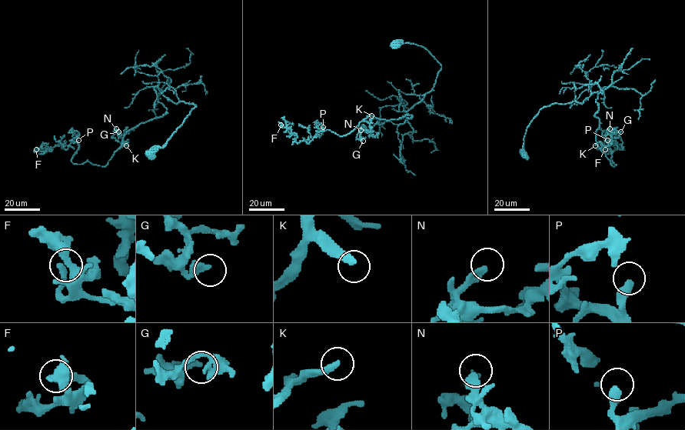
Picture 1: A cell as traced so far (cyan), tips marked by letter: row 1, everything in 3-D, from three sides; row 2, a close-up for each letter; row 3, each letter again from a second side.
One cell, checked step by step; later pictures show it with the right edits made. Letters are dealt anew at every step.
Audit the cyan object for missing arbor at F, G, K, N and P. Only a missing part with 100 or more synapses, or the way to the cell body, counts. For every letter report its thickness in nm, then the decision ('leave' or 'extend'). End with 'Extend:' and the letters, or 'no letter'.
F: 300 nm thick; leave
G: 340 nm thick; leave
K: 340 nm thick; extend
N: 380 nm thick; leave
P: 320 nm thick; leave
Extend: K

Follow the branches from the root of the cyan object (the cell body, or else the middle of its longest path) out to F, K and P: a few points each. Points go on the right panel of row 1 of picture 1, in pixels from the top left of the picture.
F: (524, 154), (540, 110), (594, 92), (596, 142), (615, 165), (608, 144), (623, 147), (605, 149)
K: (524, 154), (527, 128), (540, 110), (553, 103), (582, 103), (594, 92), (600, 121), (595, 145)
P: (524, 154), (527, 128), (540, 110), (582, 103), (594, 92), (596, 142), (614, 166), (607, 140)

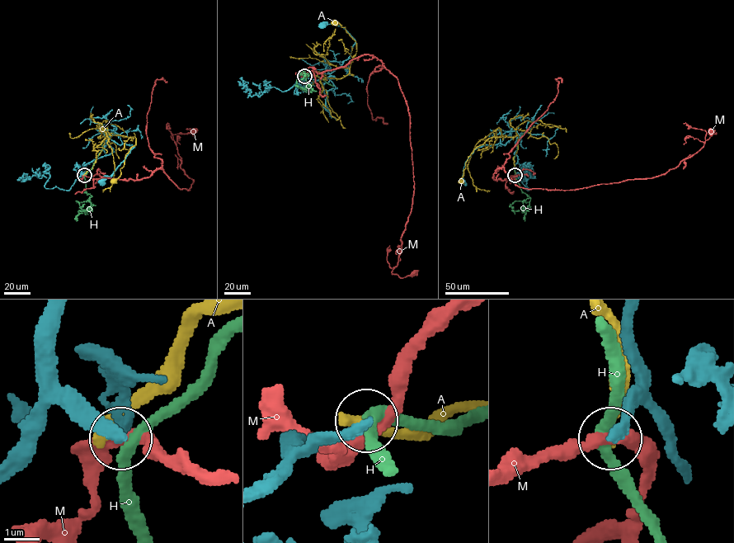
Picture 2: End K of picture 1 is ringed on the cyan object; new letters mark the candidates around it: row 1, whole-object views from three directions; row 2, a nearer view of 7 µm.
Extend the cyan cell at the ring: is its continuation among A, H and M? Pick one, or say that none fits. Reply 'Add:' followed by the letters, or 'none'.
Add: none

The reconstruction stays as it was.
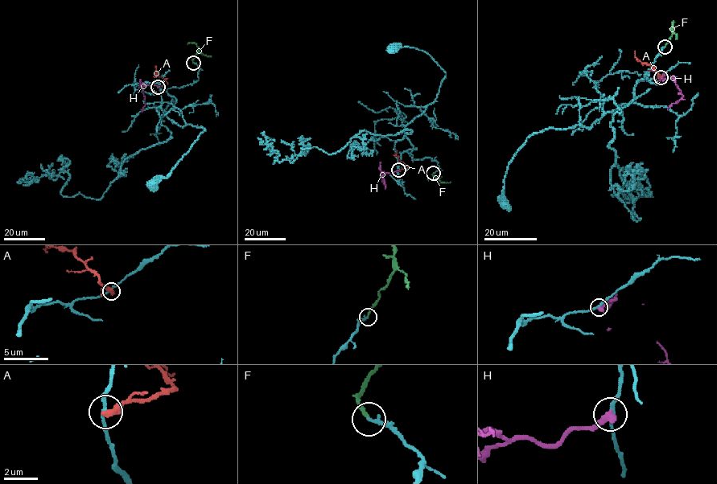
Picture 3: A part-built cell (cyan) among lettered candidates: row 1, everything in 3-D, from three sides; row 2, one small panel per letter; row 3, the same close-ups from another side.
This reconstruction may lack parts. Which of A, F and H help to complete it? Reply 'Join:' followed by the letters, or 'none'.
Join: F

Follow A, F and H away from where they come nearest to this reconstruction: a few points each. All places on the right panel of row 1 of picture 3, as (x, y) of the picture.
A: (661, 76), (650, 64), (637, 59), (635, 50)
F: (665, 47), (673, 32), (673, 22)
H: (661, 77), (666, 72), (674, 80), (682, 97), (667, 109)

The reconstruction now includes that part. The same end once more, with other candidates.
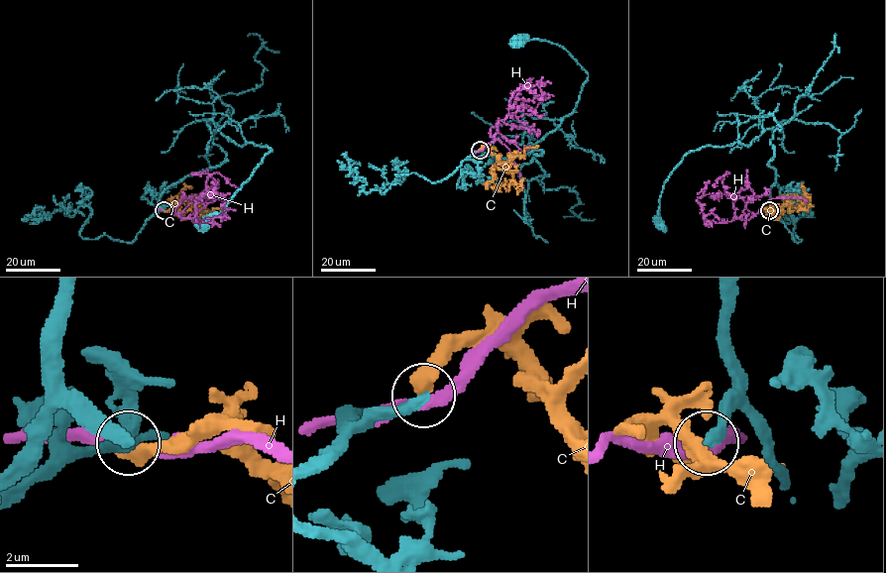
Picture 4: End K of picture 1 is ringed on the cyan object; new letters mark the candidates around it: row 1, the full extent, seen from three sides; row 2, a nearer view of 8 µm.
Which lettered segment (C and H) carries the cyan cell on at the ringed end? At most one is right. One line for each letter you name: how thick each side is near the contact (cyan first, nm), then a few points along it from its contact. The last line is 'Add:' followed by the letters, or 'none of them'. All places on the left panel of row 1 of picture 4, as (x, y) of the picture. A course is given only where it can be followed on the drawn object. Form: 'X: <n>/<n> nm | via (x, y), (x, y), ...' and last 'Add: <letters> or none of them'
C: 340/400 nm | via (165, 210), (180, 218), (194, 204), (180, 198), (175, 207), (171, 199), (180, 195), (182, 201), (174, 206)
Add: C

